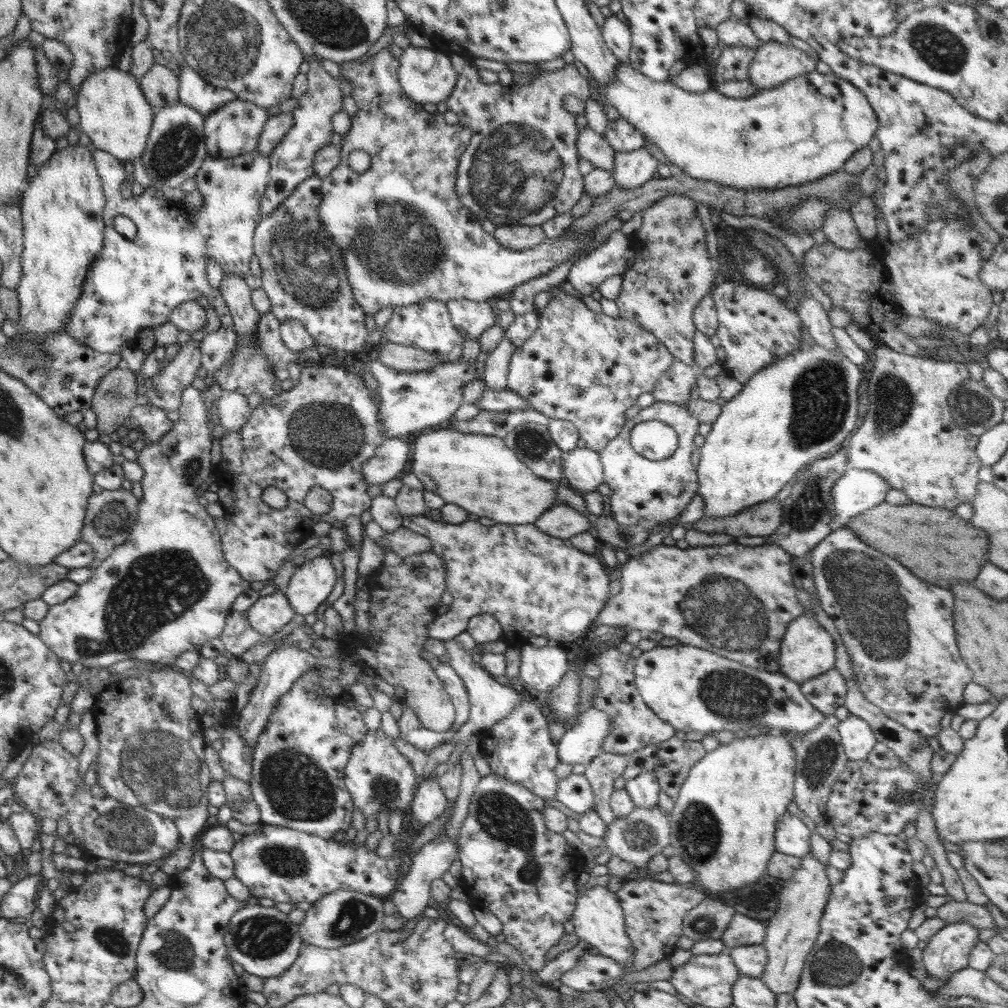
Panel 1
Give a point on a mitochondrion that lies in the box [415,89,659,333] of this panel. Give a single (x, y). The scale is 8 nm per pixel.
(515, 174)

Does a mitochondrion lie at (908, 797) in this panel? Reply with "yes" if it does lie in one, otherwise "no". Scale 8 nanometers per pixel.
yes

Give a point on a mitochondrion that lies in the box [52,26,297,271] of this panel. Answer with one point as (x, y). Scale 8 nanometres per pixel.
(176, 149)

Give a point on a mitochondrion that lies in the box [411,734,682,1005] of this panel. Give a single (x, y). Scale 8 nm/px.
(501, 817)

